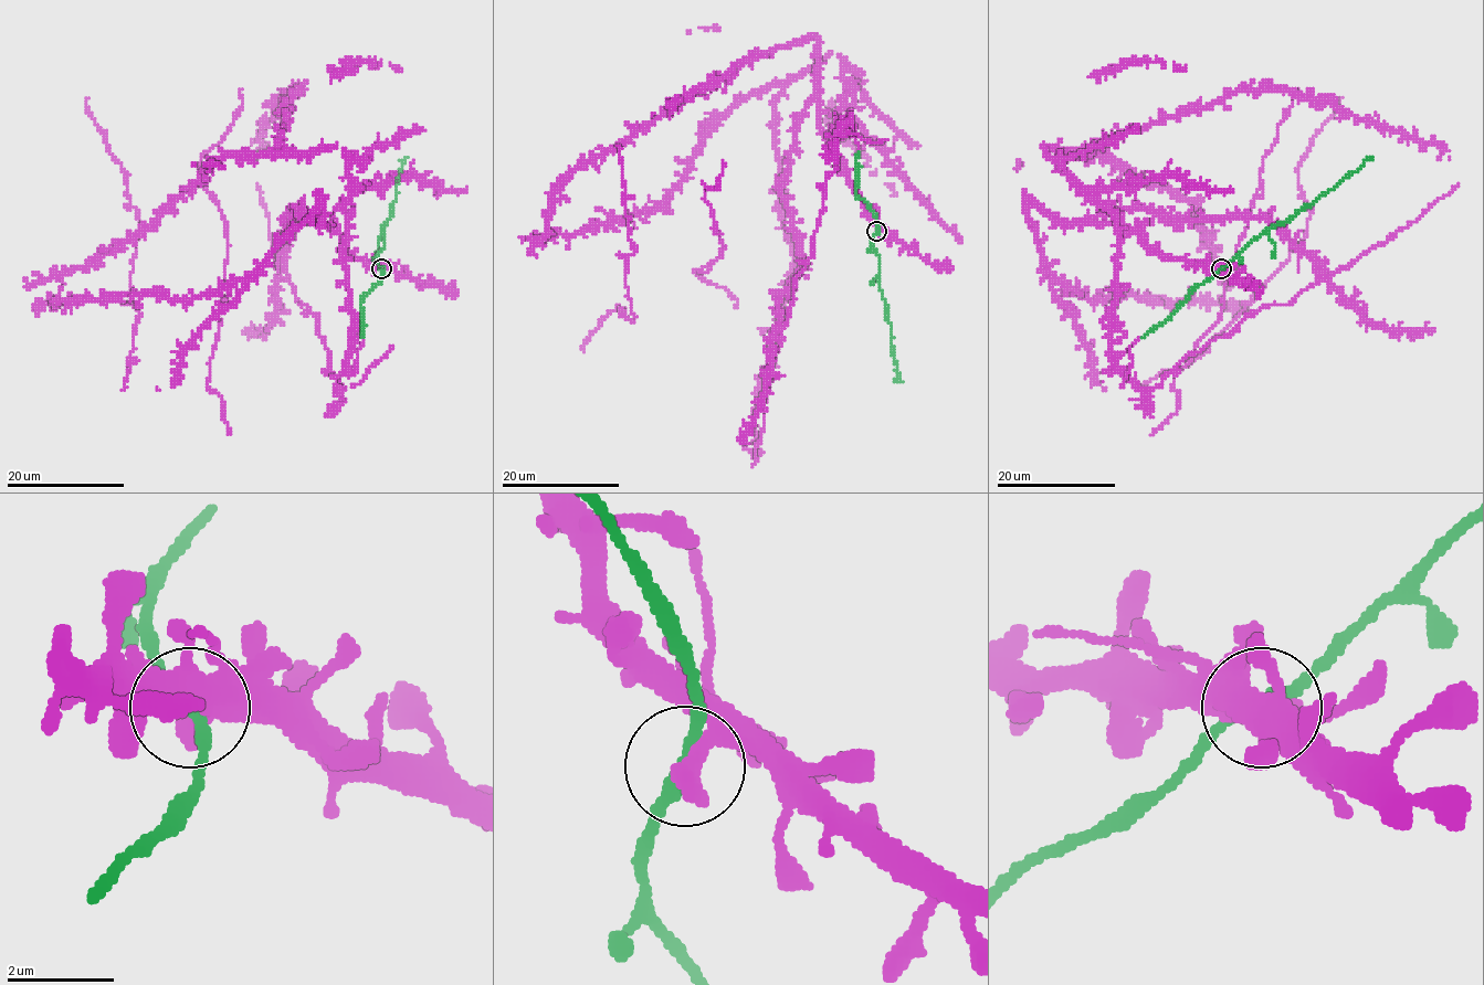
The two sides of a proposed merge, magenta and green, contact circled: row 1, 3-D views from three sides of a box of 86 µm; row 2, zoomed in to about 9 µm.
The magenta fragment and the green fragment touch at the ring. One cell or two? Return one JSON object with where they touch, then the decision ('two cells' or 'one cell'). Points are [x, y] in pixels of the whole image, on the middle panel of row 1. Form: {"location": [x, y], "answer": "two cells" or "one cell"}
{"location": [876, 231], "answer": "one cell"}

